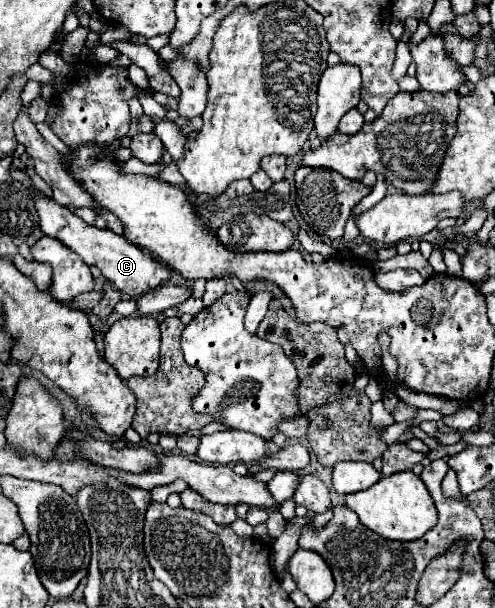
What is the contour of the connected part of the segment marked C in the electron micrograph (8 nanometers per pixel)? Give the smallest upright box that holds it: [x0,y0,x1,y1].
[30,190,172,298]

